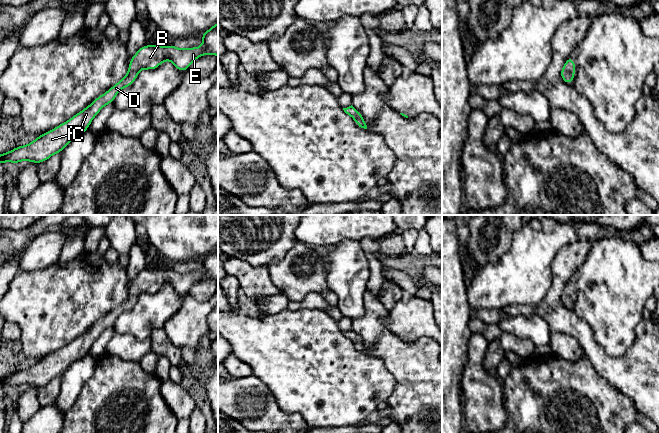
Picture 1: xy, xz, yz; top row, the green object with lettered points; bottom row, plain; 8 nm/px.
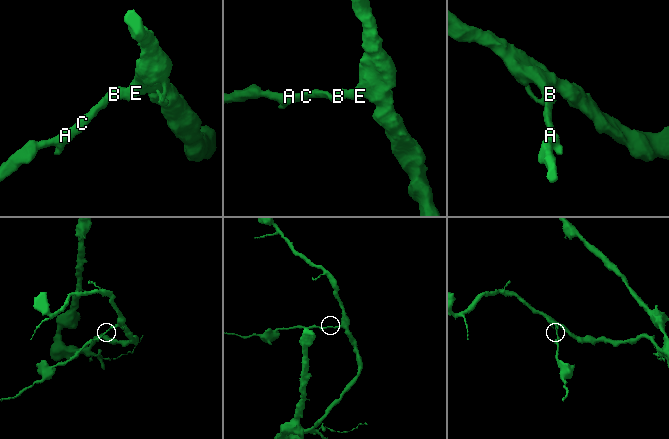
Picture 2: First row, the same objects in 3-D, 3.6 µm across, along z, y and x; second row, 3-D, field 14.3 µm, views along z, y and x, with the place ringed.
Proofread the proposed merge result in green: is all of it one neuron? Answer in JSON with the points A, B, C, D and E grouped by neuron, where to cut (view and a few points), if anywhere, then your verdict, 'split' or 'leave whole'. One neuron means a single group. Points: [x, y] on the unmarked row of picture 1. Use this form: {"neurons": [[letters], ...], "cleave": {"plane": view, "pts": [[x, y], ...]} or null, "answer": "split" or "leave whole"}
{"neurons": [["A", "B", "C", "D", "E"]], "cleave": null, "answer": "leave whole"}

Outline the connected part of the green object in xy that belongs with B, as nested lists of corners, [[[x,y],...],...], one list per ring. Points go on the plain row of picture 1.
[[[218,246],[201,261],[203,265],[201,271],[179,273],[174,269],[147,268],[141,271],[130,284],[128,297],[106,317],[97,321],[89,330],[68,345],[38,360],[33,366],[26,370],[19,369],[1,378],[0,387],[20,387],[23,384],[42,387],[52,379],[62,376],[72,363],[88,354],[94,341],[105,329],[114,326],[120,314],[135,306],[138,296],[142,293],[154,294],[168,283],[179,295],[184,296],[198,281],[206,278],[218,280]]]

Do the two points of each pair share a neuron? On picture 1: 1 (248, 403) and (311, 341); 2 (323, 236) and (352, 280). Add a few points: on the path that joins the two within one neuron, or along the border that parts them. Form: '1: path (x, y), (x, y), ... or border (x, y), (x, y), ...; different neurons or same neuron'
1: border (252, 374), (266, 385), (278, 405); different neurons
2: border (358, 240), (344, 239), (335, 245); different neurons

